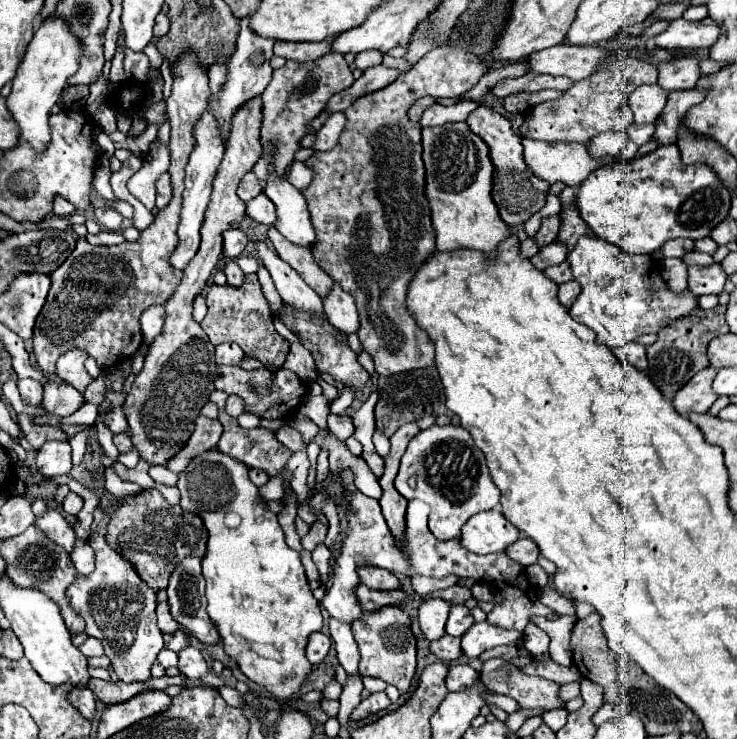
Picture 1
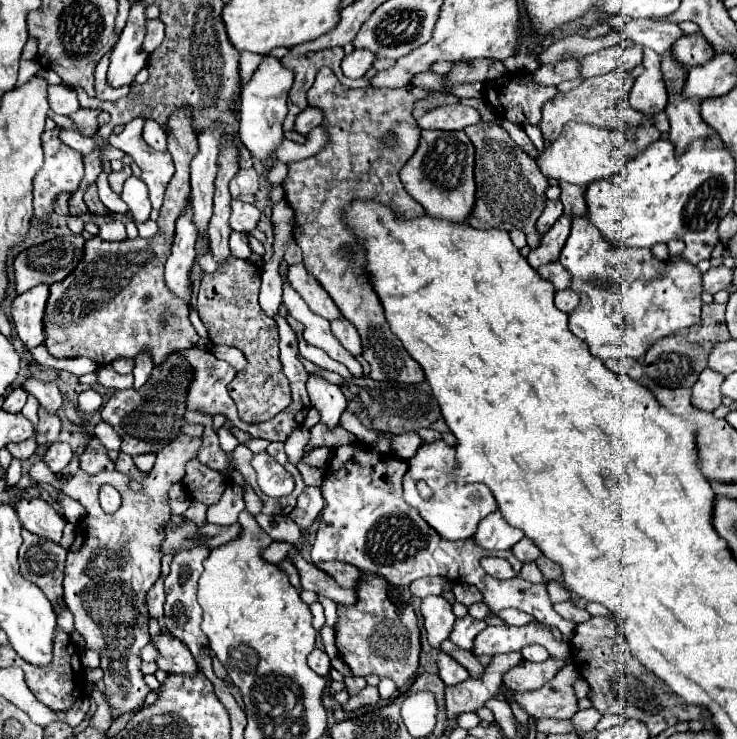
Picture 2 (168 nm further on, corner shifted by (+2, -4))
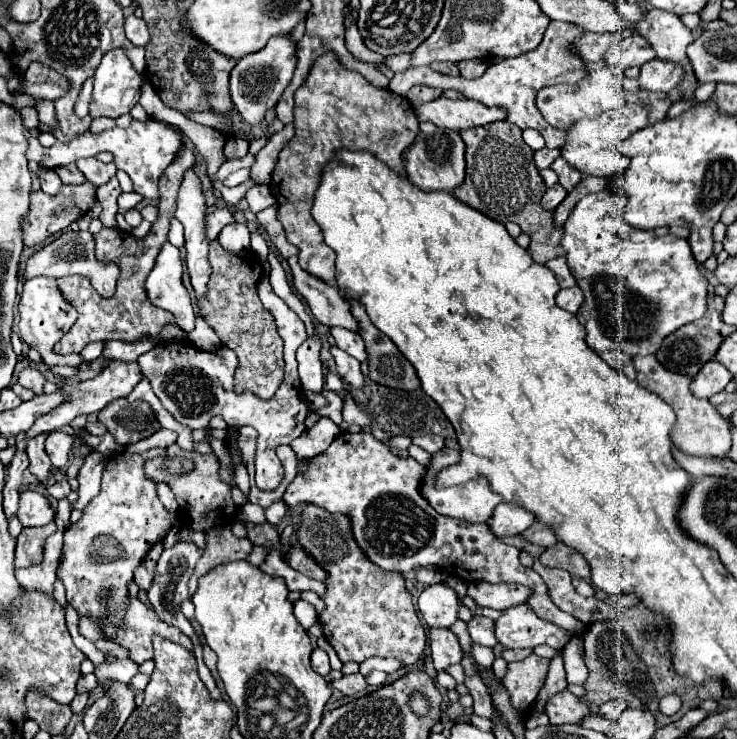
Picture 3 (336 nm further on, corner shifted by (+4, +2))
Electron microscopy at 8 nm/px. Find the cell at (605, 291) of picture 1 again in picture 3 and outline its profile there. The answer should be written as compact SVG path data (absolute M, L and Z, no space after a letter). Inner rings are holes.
M610 189L586 195L576 203L564 225L562 247L566 249L568 267L584 293L584 303L578 309L576 319L586 329L588 347L592 347L596 353L618 349L630 357L652 355L660 349L660 343L666 335L704 315L708 281L700 275L698 263L692 257L686 239L678 239L674 235L656 237L652 231L638 231L630 227L626 219L622 219L624 207L626 195L612 195Z

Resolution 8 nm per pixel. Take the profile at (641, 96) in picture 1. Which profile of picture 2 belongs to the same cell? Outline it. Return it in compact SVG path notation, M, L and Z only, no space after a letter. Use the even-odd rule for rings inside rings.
M644 49L644 73L634 81L630 103L644 115L656 115L668 103L666 85L660 71L660 55L652 49Z

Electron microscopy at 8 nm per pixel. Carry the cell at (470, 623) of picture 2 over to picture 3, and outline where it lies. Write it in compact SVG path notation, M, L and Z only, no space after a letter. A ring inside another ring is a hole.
M474 617L468 621L468 633L470 639L484 647L494 647L498 641L494 637L494 621L488 617Z

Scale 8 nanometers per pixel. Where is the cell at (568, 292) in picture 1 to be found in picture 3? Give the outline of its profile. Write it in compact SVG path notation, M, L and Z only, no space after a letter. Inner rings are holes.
M574 285L574 287L568 287L568 289L560 289L558 291L558 295L556 295L556 303L562 307L562 309L566 309L566 311L570 311L570 313L576 313L578 311L578 307L582 305L582 291Z

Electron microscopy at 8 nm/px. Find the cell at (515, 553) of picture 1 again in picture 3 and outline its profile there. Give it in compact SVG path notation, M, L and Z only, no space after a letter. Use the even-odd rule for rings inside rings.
M534 523L532 527L528 527L522 535L520 535L524 541L532 543L532 545L540 545L540 547L550 547L556 543L556 537L554 533L544 525L544 523Z

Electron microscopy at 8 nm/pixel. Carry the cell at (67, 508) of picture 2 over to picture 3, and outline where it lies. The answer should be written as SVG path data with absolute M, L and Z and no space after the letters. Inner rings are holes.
M68 481L54 483L54 485L50 485L50 487L48 487L48 493L50 493L50 497L54 497L56 501L60 501L60 499L66 499L70 491L72 491L72 487L68 485Z

